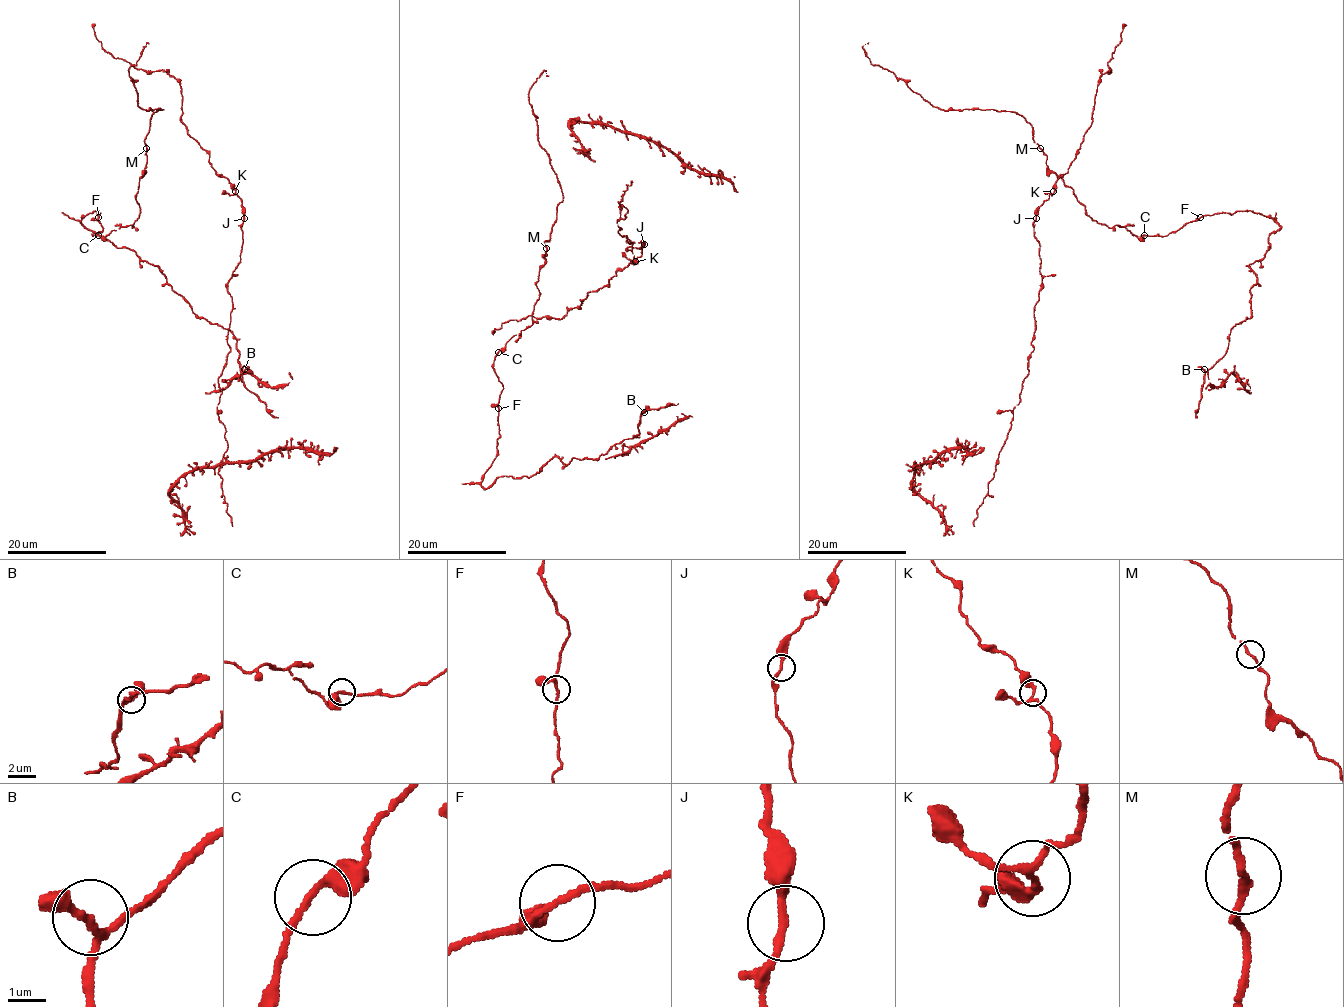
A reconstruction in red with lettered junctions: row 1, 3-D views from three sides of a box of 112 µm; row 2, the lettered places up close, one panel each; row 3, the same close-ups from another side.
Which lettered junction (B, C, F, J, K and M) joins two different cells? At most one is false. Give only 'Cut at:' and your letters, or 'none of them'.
Cut at: none of them

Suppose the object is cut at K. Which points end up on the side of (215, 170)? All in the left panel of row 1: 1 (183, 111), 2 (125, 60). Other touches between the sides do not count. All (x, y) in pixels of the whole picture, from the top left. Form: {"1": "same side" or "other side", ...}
{"1": "same side", "2": "same side"}

